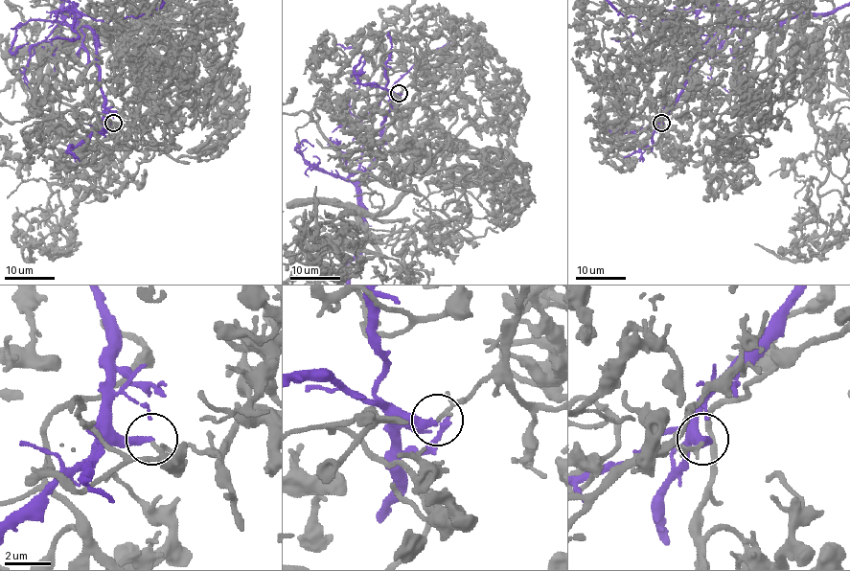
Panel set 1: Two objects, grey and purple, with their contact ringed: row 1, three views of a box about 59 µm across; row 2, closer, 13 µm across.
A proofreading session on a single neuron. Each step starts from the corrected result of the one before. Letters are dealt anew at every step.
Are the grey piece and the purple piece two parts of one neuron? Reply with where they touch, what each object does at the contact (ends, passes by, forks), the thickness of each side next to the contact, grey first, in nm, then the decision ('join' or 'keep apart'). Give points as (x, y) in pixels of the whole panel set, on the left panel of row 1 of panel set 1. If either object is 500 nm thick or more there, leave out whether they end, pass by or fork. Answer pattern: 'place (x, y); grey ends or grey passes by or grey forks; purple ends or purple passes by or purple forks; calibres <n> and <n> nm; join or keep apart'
place (113, 123); grey passes by; purple ends; calibres 140 and 320 nm; keep apart

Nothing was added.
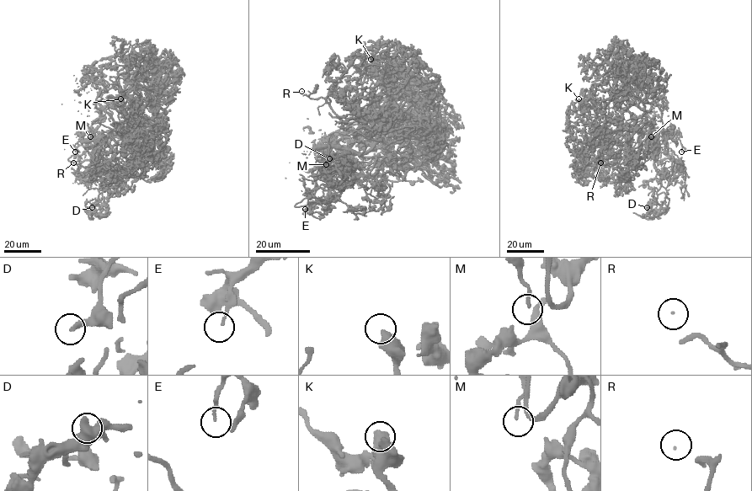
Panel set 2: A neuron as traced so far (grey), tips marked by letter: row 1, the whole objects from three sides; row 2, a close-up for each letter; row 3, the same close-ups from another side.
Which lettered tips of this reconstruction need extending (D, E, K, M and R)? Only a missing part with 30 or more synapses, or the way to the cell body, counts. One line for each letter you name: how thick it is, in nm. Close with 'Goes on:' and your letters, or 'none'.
D: Thickness 340 nm
R: Thickness 30 nm
Goes on: D, R

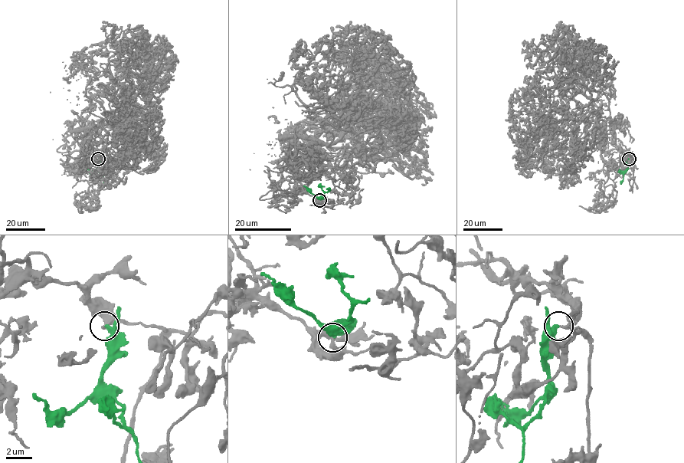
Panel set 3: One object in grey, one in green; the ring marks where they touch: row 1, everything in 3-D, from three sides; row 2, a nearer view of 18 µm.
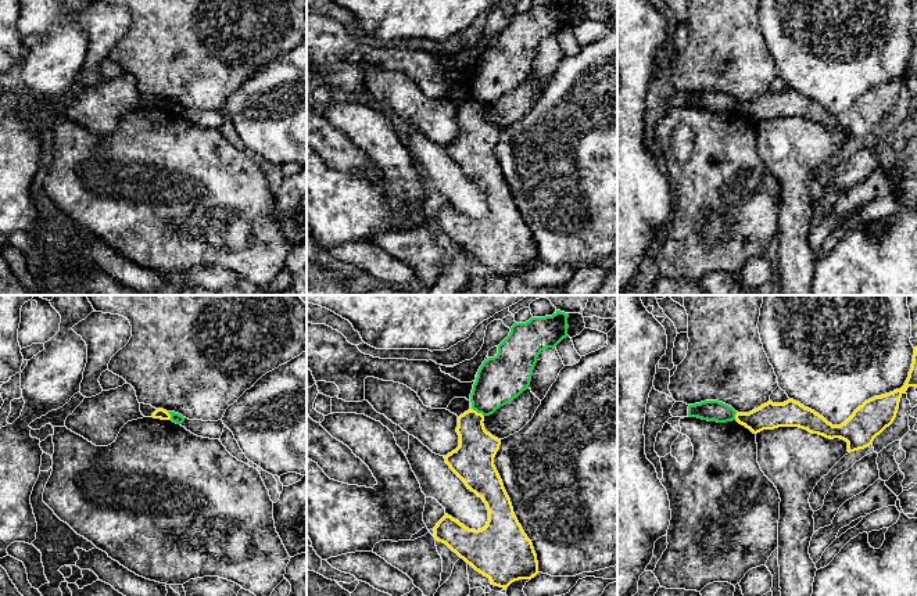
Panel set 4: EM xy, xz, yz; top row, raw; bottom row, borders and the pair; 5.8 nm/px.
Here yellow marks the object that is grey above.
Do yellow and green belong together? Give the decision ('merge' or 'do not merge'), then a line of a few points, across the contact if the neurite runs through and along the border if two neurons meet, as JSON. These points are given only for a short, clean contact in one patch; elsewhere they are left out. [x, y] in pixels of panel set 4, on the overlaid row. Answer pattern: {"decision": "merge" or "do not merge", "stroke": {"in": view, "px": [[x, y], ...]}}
{"decision": "do not merge", "stroke": {"in": "xz", "px": [[472, 408], [483, 416]]}}

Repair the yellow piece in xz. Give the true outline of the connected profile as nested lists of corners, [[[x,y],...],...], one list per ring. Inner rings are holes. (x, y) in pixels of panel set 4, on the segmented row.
[[[473,409],[461,414],[459,446],[444,459],[468,489],[486,503],[487,525],[469,529],[445,514],[433,531],[436,541],[445,543],[492,585],[506,589],[515,581],[535,577],[538,561],[494,466],[501,439],[487,432],[483,421],[484,416]]]

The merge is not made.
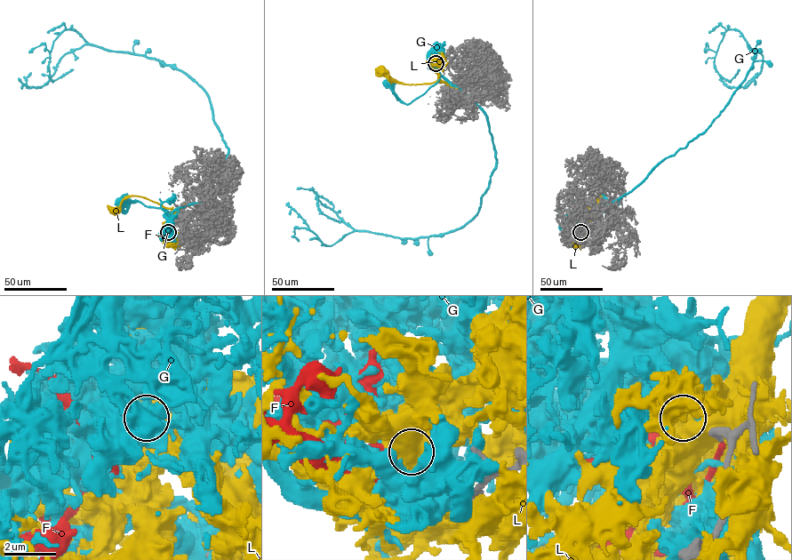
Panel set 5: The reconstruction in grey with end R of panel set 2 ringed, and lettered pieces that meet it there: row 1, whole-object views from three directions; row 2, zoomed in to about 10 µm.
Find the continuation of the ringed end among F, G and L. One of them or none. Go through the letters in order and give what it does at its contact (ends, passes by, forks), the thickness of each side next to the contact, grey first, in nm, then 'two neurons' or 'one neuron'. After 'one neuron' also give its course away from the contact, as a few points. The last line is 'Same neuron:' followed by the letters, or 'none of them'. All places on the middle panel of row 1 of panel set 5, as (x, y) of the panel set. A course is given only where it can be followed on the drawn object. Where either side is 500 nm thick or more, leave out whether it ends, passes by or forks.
F: it ends; calibres 30 and 100 nm; one neuron
G: calibres 30 and 550 nm; two neurons
L: calibres 30 and 700 nm; two neurons
Same neuron: F

